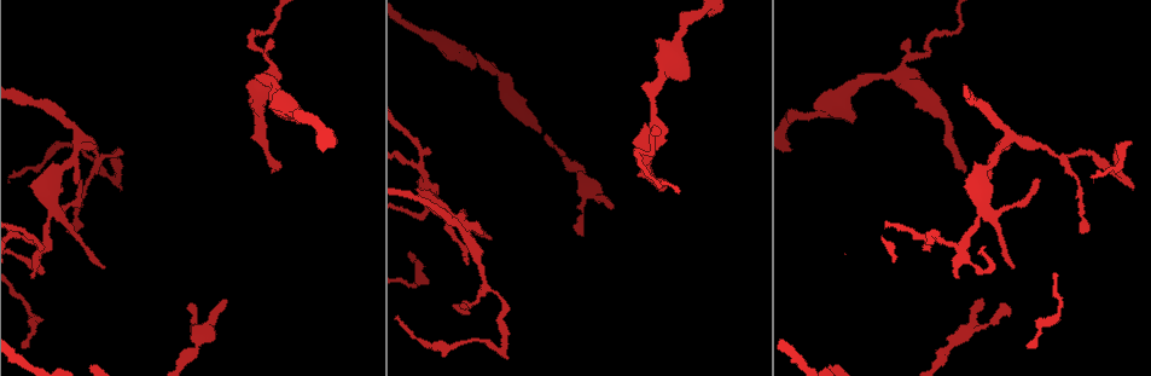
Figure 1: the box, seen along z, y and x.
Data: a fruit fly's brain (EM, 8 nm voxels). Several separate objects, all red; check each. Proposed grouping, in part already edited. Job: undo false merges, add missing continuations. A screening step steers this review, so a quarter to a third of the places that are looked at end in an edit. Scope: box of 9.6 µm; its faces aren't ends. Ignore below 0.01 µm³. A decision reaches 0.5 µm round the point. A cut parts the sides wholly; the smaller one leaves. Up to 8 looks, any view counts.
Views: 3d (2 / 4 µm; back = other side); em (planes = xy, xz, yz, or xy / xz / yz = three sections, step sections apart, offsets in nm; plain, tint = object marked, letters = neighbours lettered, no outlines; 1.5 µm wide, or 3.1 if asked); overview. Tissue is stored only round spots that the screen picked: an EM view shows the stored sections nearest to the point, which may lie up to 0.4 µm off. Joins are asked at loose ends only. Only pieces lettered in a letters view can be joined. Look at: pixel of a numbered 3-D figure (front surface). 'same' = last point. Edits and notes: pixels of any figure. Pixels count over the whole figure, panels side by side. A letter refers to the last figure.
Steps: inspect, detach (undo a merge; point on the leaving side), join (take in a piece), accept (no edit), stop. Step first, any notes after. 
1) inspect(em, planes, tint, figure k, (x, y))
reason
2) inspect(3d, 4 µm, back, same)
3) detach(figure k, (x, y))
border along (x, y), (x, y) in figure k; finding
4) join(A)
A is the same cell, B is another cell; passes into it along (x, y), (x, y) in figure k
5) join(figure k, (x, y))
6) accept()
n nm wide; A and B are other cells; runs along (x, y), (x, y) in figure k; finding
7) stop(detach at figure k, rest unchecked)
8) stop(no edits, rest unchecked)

inspect(em, xz, step 8, tint, figure 1, (484, 286))
a fork

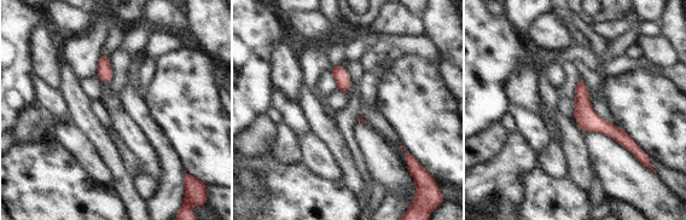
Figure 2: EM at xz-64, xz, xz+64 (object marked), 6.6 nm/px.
inspect(em, planes, tint, same)
cut it another way

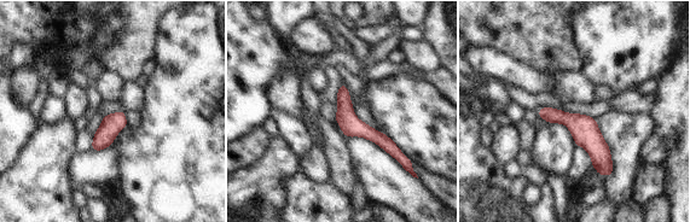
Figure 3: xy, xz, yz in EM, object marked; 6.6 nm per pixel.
inspect(em, planes, letters, same)

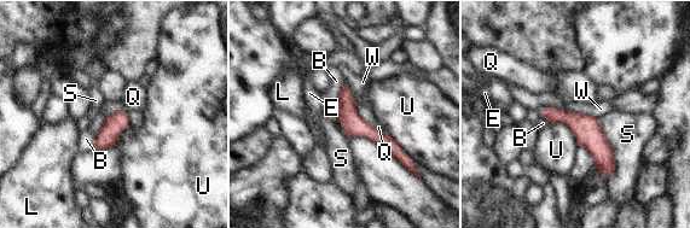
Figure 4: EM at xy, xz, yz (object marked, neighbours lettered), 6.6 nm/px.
accept()
B, E, L, Q, S, U and W are other cells; runs along (344, 88), (347, 112), (403, 157) in figure 4; continuous, no second neuron

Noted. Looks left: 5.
inspect(3d, 2 µm, figure 1, (575, 227))
free end

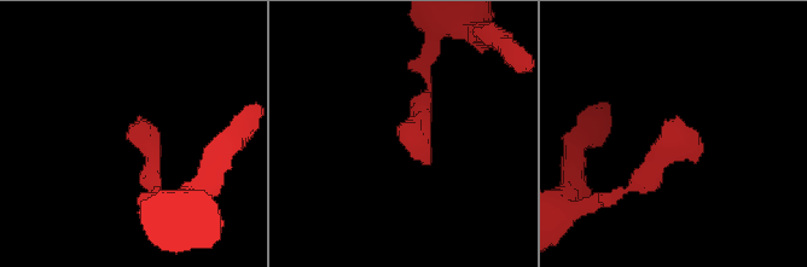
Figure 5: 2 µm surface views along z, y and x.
inspect(em, planes, letters, figure 5, (407, 139))

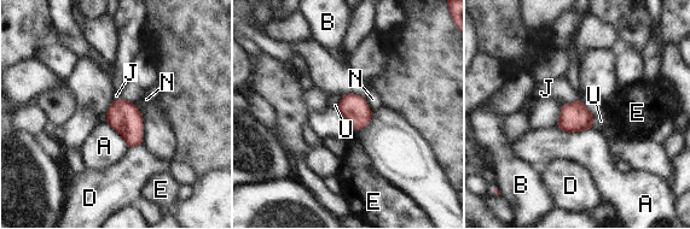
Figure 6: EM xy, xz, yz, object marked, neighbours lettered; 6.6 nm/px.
accept()
170 nm wide; A touches over 240 nm; A, B, D, E, J, N and U are other cells; none of them fits

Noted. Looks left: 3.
inspect(3d, 4 µm, figure 1, (661, 189))

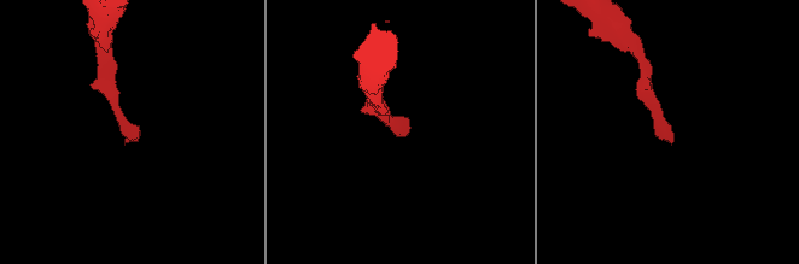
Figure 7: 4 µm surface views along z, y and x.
inspect(em, xy, step 4, letters, figure 7, (398, 133))
shape alone is not enough

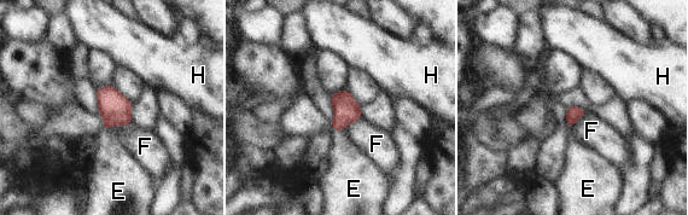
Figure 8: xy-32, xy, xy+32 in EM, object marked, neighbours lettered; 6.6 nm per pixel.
inspect(em, planes, letters, same)
cut it another way

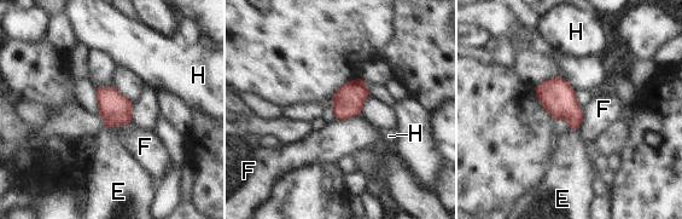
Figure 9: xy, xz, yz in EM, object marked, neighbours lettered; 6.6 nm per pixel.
join(E)
E is the same cell, F and H are other cells; passes into it along (557, 97), (573, 130), (571, 167) in figure 9; the neuron continues

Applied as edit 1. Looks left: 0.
stop(join at figure 9, rest unchecked)

